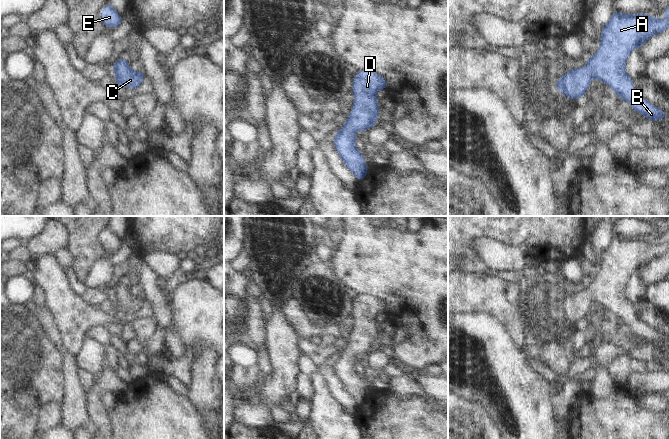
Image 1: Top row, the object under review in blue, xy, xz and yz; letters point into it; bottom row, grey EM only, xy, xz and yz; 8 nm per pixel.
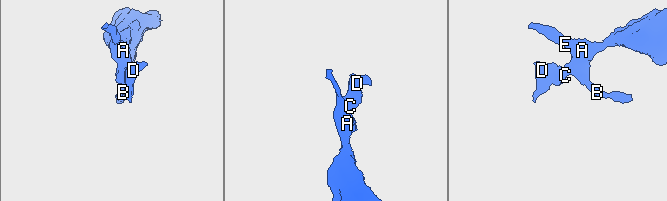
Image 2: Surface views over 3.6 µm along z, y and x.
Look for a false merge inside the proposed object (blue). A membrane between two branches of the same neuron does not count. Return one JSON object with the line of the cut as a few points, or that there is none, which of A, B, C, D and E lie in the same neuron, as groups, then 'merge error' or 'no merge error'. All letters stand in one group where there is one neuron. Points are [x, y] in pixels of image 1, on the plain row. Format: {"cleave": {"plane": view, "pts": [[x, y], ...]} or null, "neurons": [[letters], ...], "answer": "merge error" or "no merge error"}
{"cleave": null, "neurons": [["A", "B", "C", "D", "E"]], "answer": "no merge error"}

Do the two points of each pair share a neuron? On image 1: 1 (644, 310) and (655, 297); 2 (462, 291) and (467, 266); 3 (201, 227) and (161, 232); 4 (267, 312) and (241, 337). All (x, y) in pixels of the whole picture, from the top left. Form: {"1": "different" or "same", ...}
{"1": "different", "2": "different", "3": "same", "4": "different"}

